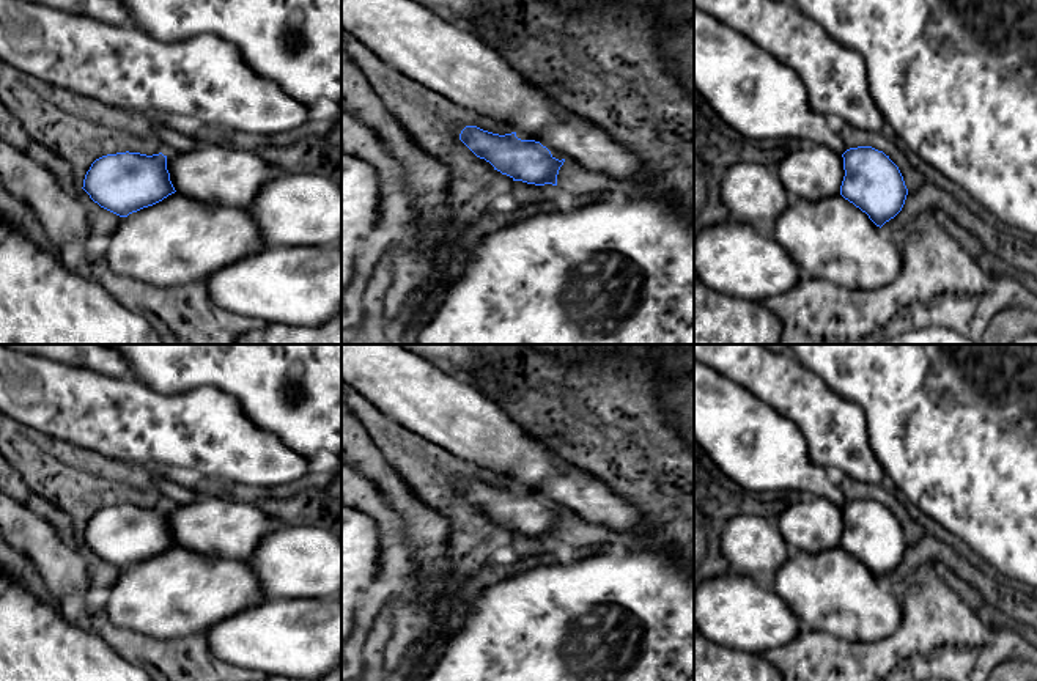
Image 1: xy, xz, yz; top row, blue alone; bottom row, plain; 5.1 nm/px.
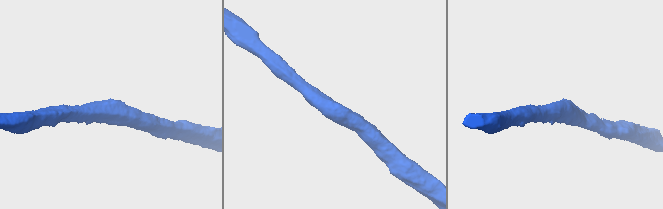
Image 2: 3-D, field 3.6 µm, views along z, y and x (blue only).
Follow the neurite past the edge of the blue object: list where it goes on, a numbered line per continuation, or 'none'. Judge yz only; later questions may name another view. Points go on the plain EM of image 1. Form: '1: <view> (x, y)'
1: yz (812, 526)

